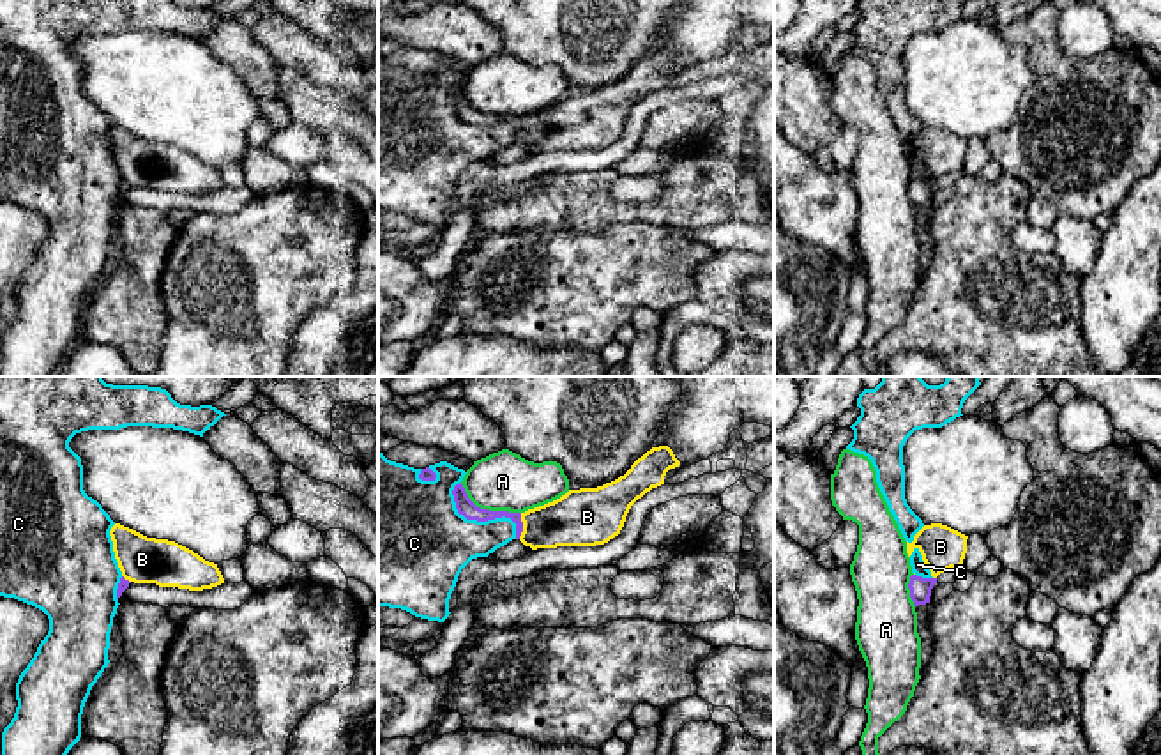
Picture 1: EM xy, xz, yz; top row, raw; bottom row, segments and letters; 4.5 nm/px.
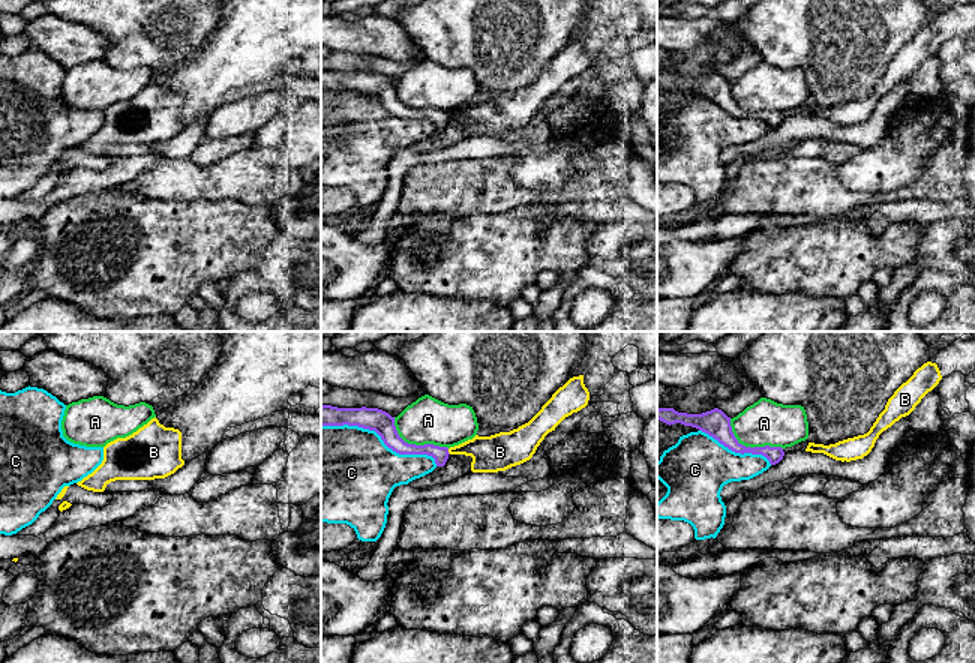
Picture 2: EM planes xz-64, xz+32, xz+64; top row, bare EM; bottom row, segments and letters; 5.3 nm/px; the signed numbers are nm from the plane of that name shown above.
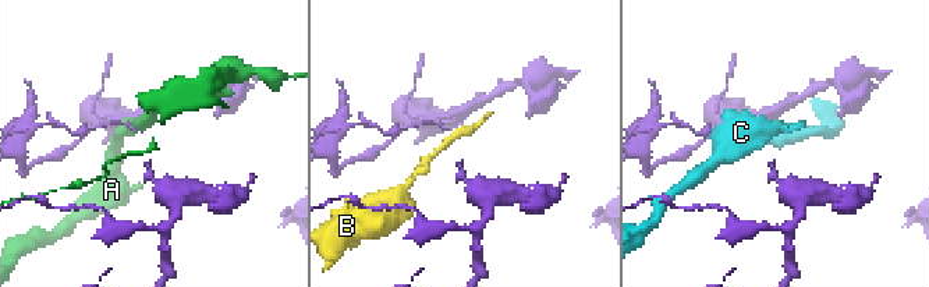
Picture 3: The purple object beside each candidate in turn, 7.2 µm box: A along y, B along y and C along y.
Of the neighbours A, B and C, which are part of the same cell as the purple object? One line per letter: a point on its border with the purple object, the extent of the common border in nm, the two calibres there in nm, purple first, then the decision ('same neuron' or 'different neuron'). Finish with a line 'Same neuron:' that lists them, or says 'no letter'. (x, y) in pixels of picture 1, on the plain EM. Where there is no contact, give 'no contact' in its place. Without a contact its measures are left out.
A: xz (488, 114) | 320 nm | 80/280 nm | different neuron
B: xz (522, 129) | 120 nm | 80/240 nm | different neuron
C: xz (481, 124) | 380 nm | 80/360 nm | different neuron
Same neuron: no letter

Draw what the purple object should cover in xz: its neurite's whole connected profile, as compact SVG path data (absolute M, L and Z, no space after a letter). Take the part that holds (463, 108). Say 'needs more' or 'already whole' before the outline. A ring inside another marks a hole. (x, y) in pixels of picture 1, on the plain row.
already whole; M461 87L454 90L452 99L458 117L467 124L488 126L502 120L511 122L516 127L516 143L520 143L523 136L521 117L481 113L468 103Z

